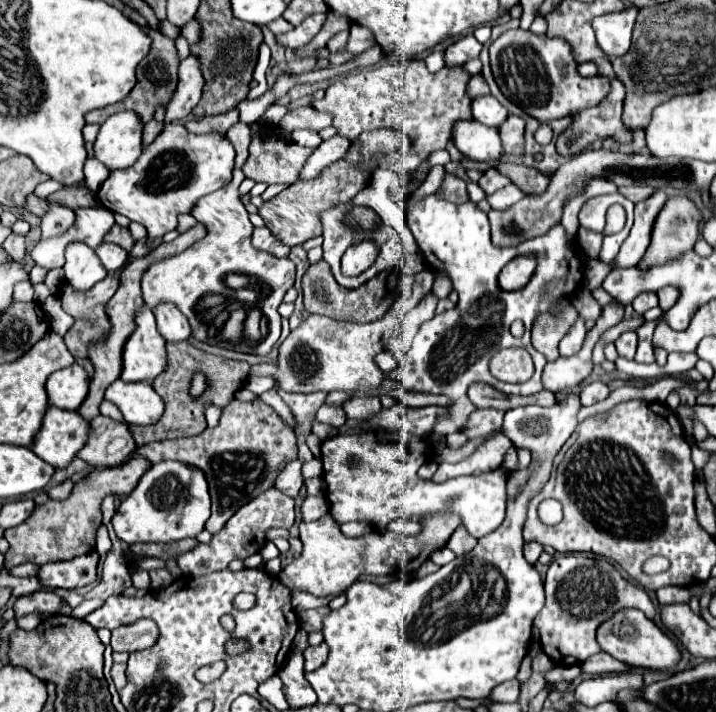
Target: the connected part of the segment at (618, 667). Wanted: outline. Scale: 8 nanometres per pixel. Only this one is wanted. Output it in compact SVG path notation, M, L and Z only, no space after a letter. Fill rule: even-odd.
M608 653L592 655L590 659L586 659L586 663L580 663L580 667L582 667L584 673L590 673L590 675L604 675L604 673L622 673L622 671L628 671L628 665L620 663L618 659L614 659Z

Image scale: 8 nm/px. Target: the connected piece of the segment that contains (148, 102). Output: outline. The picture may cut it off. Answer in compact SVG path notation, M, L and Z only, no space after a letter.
M148 29L148 35L152 37L152 45L150 45L150 53L146 55L146 59L142 59L142 63L138 63L138 71L136 71L136 85L130 91L130 95L126 95L126 99L108 105L104 109L96 109L86 113L86 123L104 123L110 115L118 113L118 111L134 111L138 113L138 117L148 123L150 119L154 119L154 107L158 103L168 103L174 89L176 89L176 79L178 79L178 55L176 55L176 47L174 47L174 39L164 37L162 33L158 33L156 29Z

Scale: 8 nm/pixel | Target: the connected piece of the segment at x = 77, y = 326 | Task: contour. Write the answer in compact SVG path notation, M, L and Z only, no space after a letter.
M114 277L102 279L100 283L96 283L94 289L86 291L86 293L76 293L68 285L60 287L60 301L62 301L64 311L70 313L76 319L76 323L72 325L72 329L64 335L64 343L66 343L68 351L74 357L86 357L88 343L92 343L94 339L102 339L104 335L108 335L108 331L110 331L110 319L108 319L108 315L104 311L104 305L108 303L108 299L114 295L116 289L118 289L118 279L114 279Z

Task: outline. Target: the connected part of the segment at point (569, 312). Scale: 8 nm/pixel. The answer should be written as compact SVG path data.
M564 303L562 315L540 315L538 321L534 323L532 331L532 345L536 351L540 351L548 361L558 359L558 343L570 331L570 327L576 323L578 313L572 307L572 303Z

